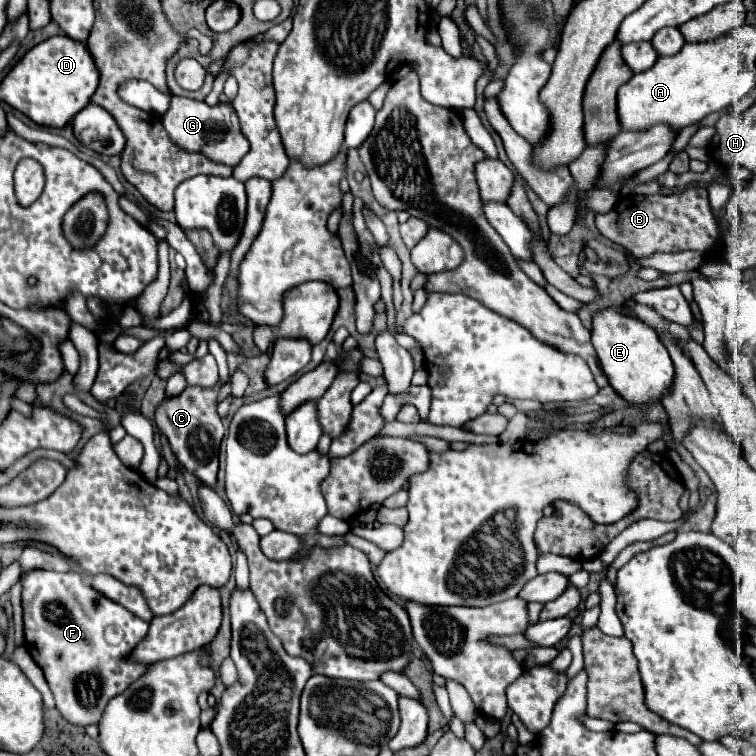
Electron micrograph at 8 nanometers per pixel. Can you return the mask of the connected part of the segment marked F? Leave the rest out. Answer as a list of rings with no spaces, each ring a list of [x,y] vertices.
[[[45,570],[27,572],[23,578],[23,620],[27,626],[25,630],[27,650],[35,660],[35,664],[43,670],[59,712],[71,724],[77,726],[97,724],[107,702],[113,696],[125,692],[129,684],[133,684],[149,670],[149,664],[129,660],[129,654],[147,636],[149,624],[139,616],[131,614],[121,604],[115,604],[109,598],[95,592],[77,572],[65,572],[65,574]]]

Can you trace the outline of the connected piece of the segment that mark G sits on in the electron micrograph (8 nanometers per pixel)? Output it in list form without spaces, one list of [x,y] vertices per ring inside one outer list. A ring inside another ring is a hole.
[[[173,96],[169,110],[161,116],[161,124],[165,126],[169,138],[183,150],[203,152],[211,160],[227,166],[237,166],[241,158],[249,152],[249,142],[239,130],[239,118],[231,104],[219,102],[215,106],[209,106],[207,102]],[[223,132],[225,132],[225,138],[223,138]]]

